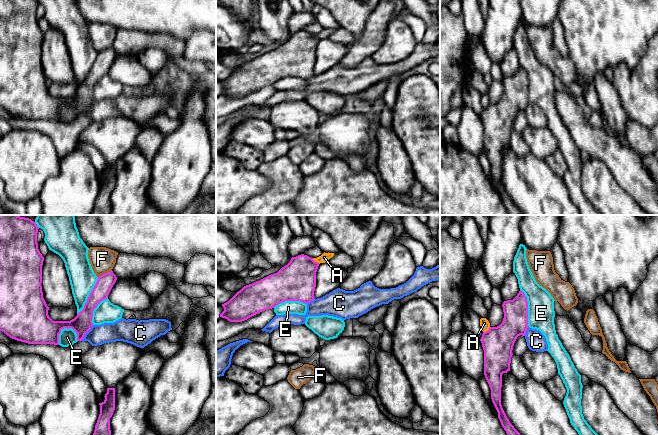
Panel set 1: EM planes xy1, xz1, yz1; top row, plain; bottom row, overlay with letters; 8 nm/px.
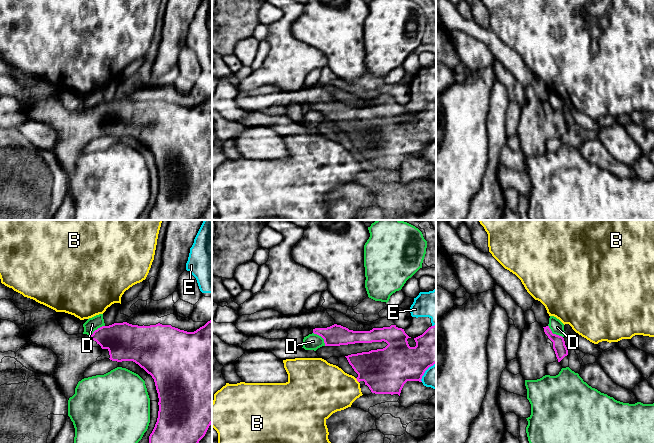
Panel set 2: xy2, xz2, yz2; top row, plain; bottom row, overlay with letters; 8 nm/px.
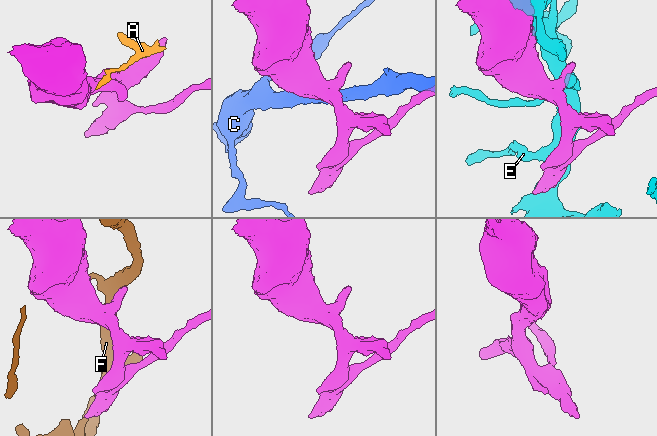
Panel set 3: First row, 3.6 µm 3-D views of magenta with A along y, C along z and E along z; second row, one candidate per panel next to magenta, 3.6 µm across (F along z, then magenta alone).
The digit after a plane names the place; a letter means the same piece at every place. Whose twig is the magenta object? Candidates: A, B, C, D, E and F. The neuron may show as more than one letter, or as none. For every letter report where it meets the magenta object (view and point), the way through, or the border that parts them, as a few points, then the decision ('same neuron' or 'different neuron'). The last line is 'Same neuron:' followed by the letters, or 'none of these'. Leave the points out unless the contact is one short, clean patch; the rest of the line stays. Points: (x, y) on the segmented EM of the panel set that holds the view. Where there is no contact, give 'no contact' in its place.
A: yz1 (486, 331) | different neuron
B: xz2 (357, 380) | along xz2 (355, 378), (358, 382) | different neuron
C: xy1 (86, 332) | along xy1 (93, 325), (81, 340) | different neuron
D: yz2 (554, 334) | along yz2 (548, 325), (553, 333), (562, 337) | different neuron
E: xy1 (61, 329) | different neuron
F: xy1 (105, 273) | different neuron
Same neuron: none of these

